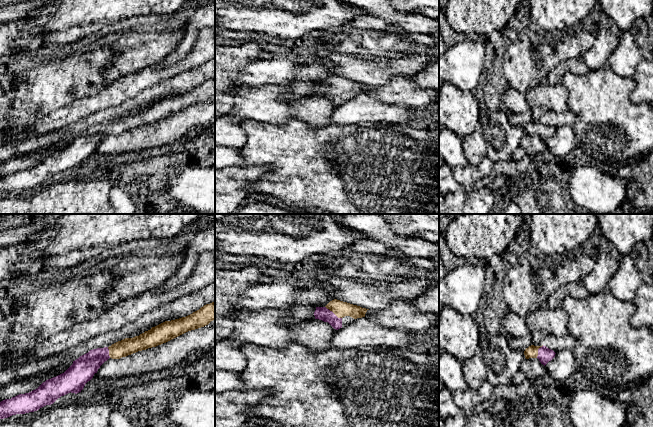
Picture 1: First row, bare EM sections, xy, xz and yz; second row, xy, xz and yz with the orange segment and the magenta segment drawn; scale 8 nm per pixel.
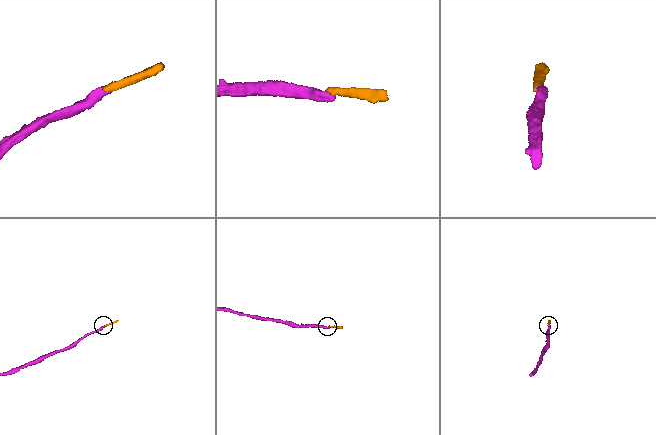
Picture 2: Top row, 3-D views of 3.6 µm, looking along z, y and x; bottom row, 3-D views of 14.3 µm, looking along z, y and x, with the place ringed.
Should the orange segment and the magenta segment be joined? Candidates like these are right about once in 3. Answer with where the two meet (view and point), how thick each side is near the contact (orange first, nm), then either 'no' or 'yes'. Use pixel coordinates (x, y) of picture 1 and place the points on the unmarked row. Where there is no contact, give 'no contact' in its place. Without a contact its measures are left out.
contact xz (333, 88); calibres 130 and 110 nm; yes

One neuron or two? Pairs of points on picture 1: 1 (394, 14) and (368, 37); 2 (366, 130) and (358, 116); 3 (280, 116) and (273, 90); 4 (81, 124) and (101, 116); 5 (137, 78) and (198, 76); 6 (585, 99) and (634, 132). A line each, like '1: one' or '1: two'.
1: two
2: two
3: one
4: one
5: two
6: one

